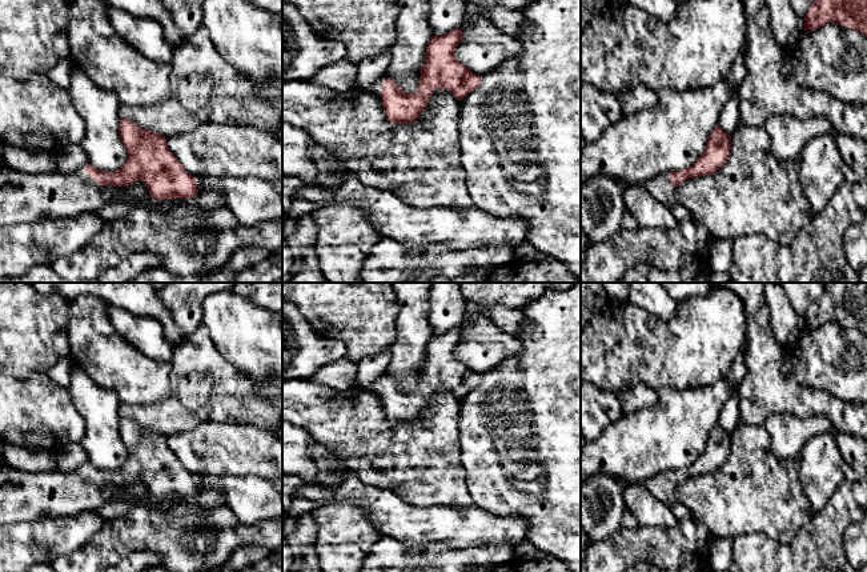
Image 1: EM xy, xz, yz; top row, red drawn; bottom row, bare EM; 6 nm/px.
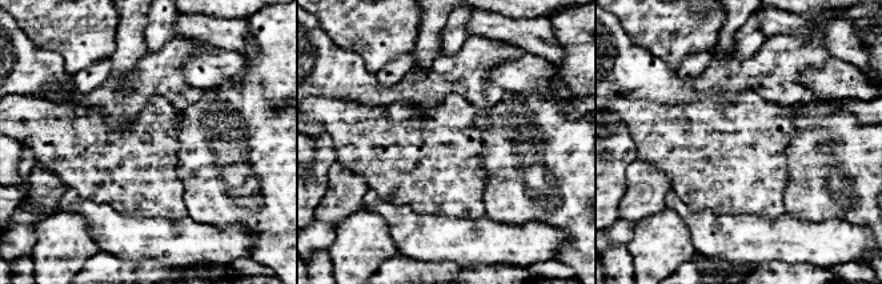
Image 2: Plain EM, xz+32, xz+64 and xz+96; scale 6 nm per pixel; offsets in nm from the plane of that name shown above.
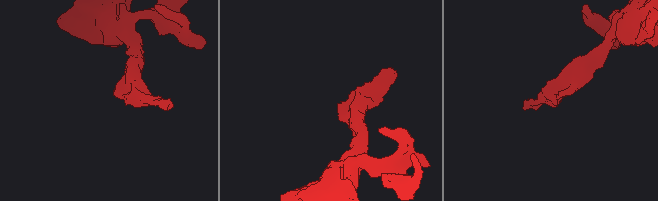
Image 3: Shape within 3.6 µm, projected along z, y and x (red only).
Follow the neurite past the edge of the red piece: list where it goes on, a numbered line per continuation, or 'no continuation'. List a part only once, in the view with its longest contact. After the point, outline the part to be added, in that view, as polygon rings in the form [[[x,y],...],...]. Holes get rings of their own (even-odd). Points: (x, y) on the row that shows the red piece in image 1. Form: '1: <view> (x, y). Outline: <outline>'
1: xy (24, 198). Outline: [[[7,164],[0,168],[0,228],[96,212],[108,203],[101,188],[84,168],[69,175],[60,171],[33,175],[13,169]]]

